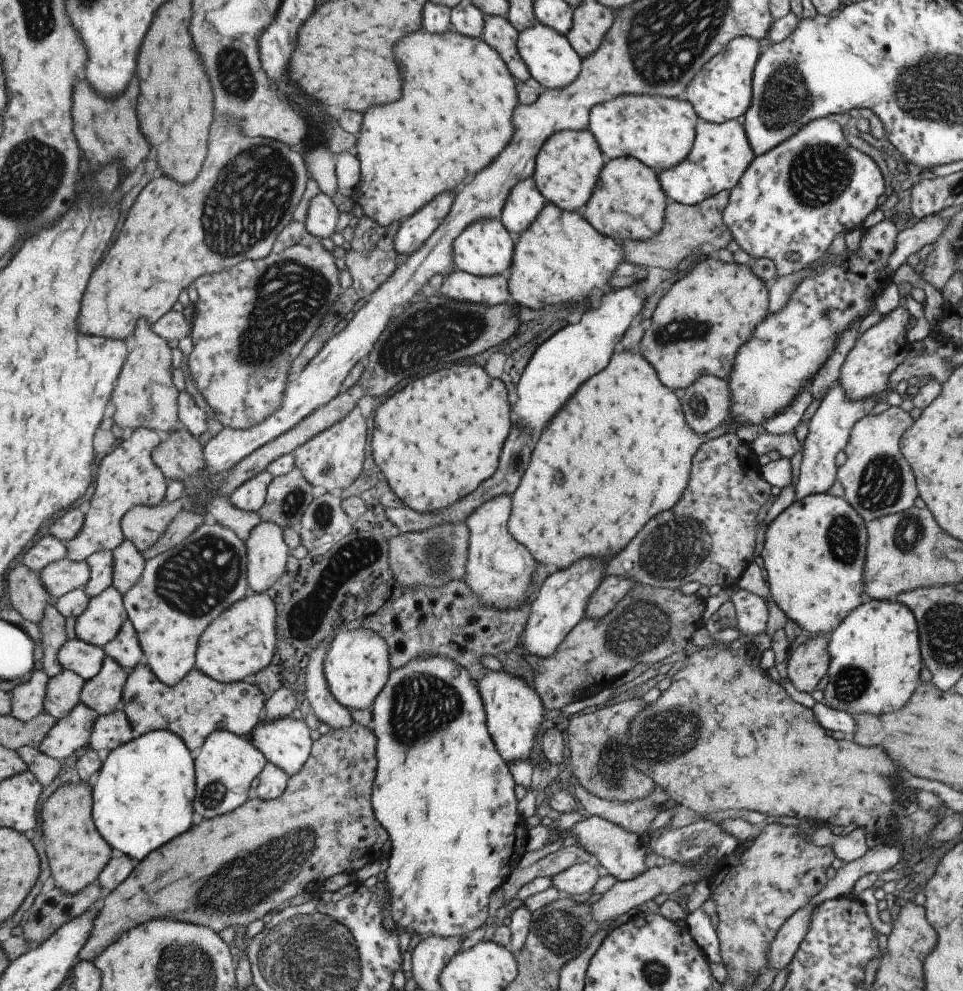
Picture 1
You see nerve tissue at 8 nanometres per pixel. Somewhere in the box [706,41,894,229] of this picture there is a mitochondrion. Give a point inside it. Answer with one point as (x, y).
(820, 173)

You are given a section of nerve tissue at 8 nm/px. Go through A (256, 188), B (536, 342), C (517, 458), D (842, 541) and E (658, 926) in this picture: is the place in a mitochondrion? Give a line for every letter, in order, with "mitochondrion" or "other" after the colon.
A: mitochondrion
B: other
C: mitochondrion
D: mitochondrion
E: other

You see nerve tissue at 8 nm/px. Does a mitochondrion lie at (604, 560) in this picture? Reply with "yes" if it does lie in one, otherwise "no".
no

